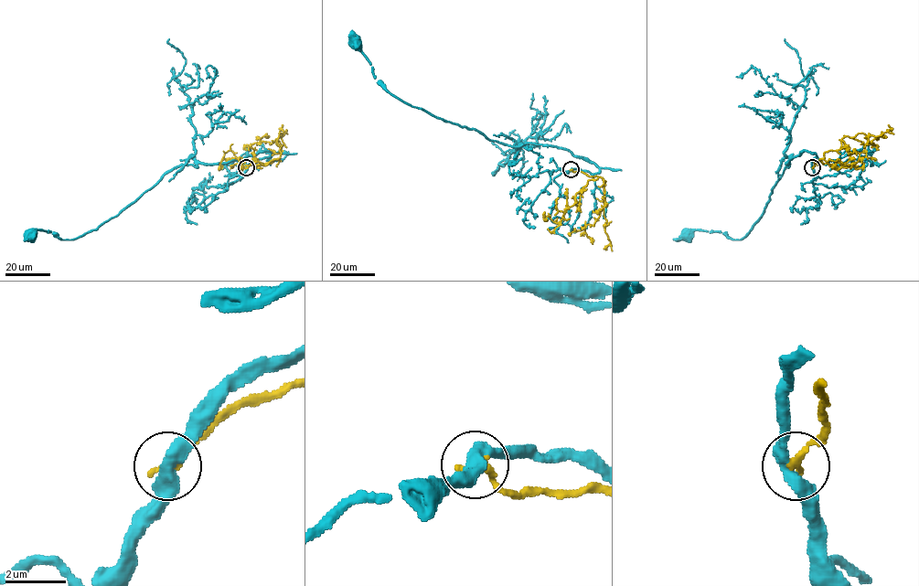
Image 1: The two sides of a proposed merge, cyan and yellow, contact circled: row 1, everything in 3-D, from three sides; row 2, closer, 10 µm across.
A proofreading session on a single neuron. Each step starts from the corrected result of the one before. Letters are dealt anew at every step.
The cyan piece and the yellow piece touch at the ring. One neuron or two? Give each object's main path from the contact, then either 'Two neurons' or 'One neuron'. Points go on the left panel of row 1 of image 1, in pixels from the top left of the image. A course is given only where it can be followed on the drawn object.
Course of cyan: (247, 168), (275, 154), (261, 151), (230, 161), (178, 165), (115, 216), (73, 239), (45, 230), (32, 233). Course of yellow: (247, 168), (255, 162), (264, 165), (273, 161), (242, 165), (228, 150), (220, 165). Two neurons

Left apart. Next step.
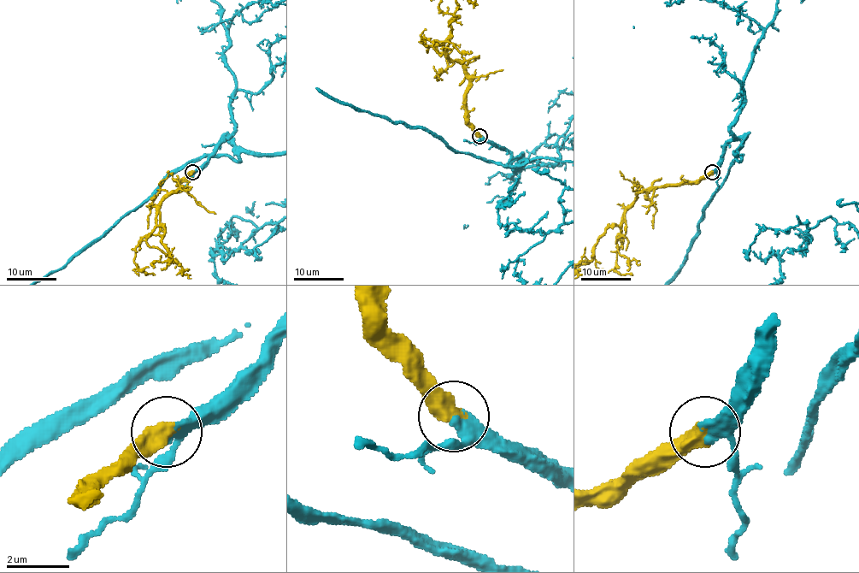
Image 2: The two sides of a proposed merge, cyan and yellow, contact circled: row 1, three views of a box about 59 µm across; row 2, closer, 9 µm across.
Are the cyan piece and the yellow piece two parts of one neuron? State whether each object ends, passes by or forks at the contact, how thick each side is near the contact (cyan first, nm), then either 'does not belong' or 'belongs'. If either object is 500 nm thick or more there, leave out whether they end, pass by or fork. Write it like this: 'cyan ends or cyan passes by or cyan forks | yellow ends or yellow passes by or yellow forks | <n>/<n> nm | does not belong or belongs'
300/600 nm | belongs

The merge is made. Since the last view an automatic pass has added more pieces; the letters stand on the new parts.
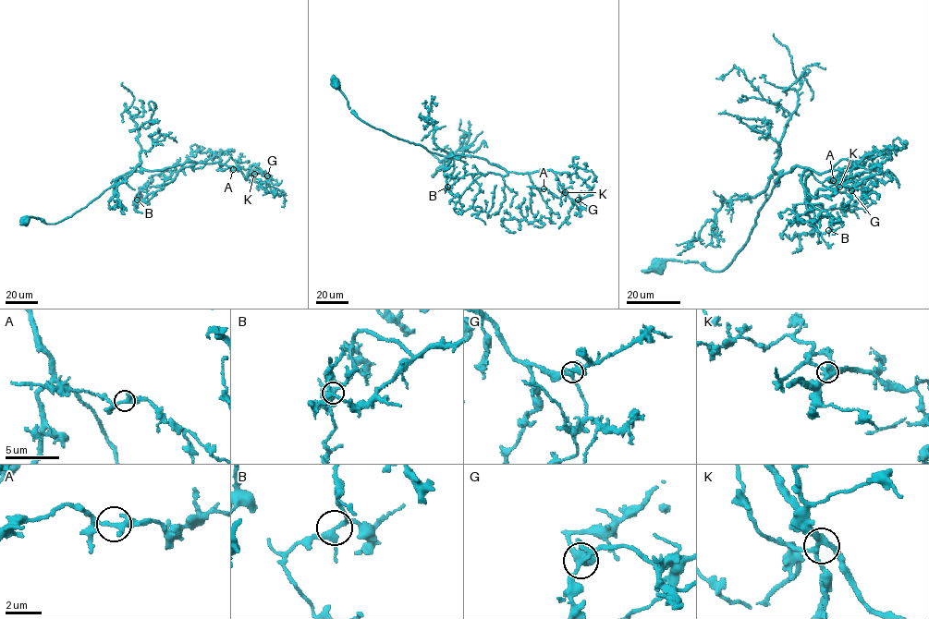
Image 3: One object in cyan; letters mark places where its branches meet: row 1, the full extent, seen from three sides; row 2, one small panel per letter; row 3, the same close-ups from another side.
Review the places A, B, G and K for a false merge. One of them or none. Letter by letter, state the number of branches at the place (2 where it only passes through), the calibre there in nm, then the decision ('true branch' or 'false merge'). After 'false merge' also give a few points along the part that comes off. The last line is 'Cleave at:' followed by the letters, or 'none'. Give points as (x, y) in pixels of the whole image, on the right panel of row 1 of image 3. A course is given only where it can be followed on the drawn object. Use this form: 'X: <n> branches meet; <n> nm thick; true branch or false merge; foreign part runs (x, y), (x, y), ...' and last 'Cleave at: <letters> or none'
A: 4 branches meet; 240 nm thick; true branch
B: 4 branches meet; 260 nm thick; true branch
G: 4 branches meet; 220 nm thick; true branch
K: 4 branches meet; 320 nm thick; true branch
Cleave at: none

